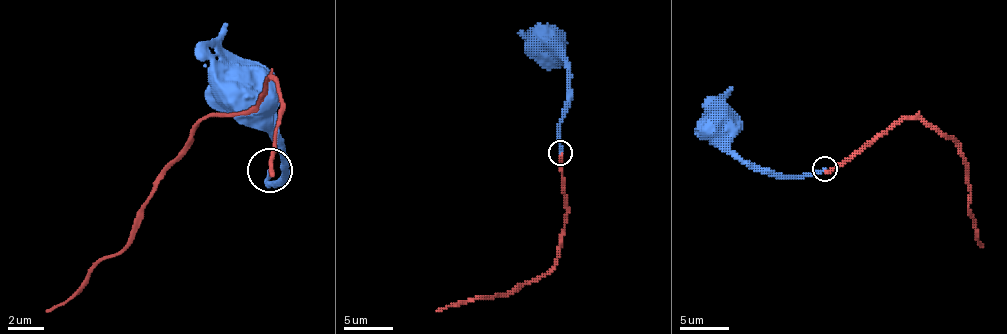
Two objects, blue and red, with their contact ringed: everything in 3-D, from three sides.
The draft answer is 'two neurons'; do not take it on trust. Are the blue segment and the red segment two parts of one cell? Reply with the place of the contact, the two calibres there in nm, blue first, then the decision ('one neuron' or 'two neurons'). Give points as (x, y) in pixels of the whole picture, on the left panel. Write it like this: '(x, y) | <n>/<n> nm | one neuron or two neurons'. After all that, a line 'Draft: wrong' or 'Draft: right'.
(269, 170) | 260/260 nm | two neurons
Draft: right

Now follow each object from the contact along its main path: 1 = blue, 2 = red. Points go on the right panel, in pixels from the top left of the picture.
1: (825, 168), (791, 176), (774, 171), (754, 171), (729, 148), (729, 139), (720, 126)
2: (825, 171), (843, 166), (904, 119), (931, 124), (958, 144), (971, 190), (968, 205), (976, 237), (983, 247)

